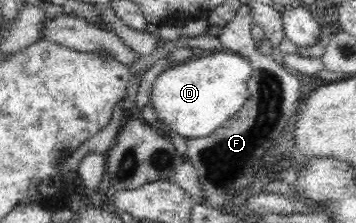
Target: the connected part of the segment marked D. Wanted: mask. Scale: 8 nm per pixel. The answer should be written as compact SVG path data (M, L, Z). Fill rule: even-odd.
M220 49L220 51L209 55L204 54L198 58L188 59L175 68L162 71L153 85L151 103L158 112L159 120L165 121L164 128L176 131L179 138L208 137L242 109L246 99L248 99L248 79L250 77L252 77L252 64L247 58Z

